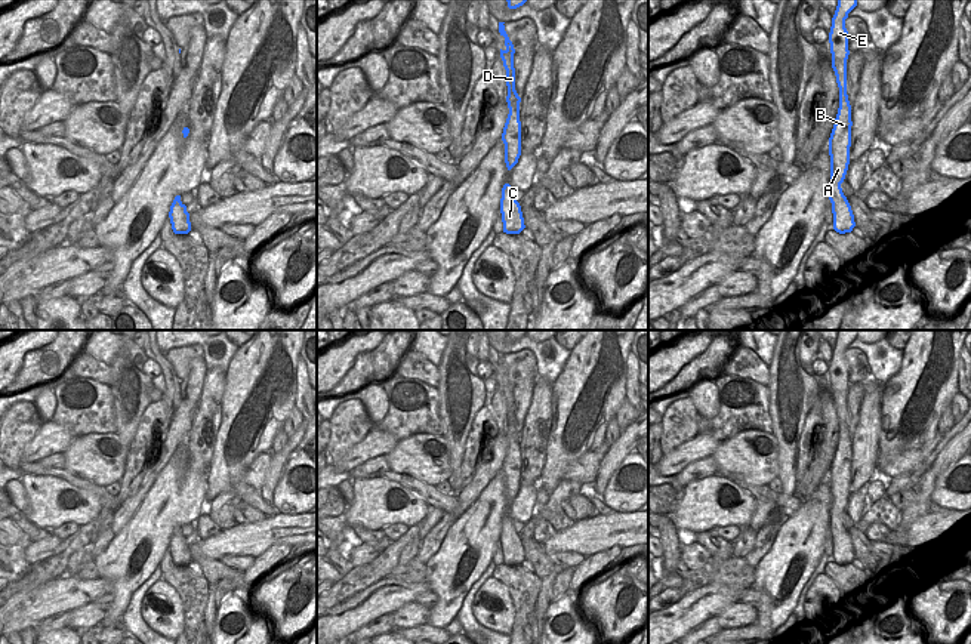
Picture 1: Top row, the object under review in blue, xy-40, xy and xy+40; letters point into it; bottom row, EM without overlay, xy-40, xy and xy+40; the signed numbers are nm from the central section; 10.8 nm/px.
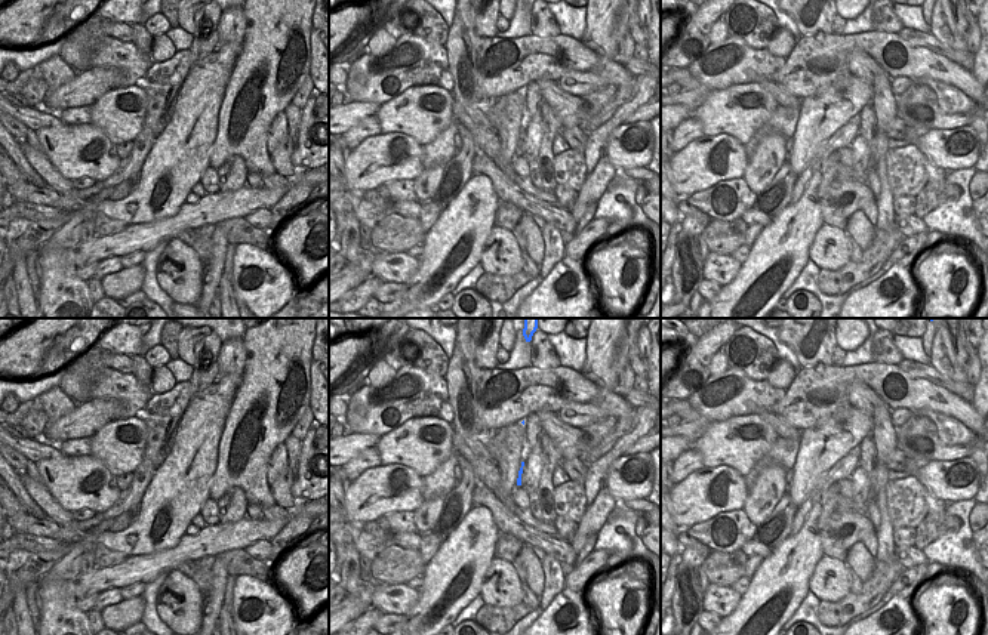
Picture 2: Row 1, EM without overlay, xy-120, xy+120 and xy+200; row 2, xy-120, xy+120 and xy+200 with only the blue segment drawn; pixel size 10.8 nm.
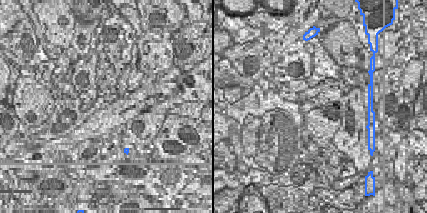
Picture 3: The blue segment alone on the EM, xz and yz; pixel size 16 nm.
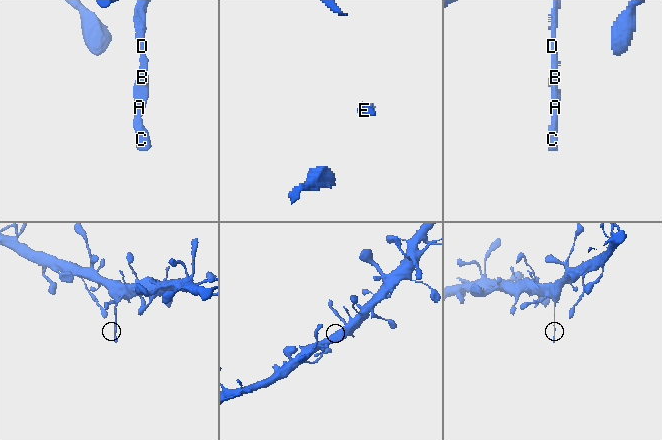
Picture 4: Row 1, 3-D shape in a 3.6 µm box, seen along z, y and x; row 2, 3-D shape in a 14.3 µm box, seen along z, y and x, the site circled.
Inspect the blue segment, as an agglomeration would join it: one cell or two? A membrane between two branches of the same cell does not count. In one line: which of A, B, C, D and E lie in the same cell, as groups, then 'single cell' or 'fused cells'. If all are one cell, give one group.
A B C / D E; fused cells

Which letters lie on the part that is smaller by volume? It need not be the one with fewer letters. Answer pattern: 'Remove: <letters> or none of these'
Remove: A, B, C

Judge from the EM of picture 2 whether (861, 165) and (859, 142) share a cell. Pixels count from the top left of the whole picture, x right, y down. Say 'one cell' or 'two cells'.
one cell

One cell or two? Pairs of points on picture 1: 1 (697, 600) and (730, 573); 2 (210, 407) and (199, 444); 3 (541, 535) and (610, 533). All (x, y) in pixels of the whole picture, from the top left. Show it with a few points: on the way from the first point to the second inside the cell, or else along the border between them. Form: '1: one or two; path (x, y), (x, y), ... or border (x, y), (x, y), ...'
1: two; border (711, 581), (745, 589)
2: one; path (207, 416), (202, 435)
3: two; border (557, 532), (541, 542)

